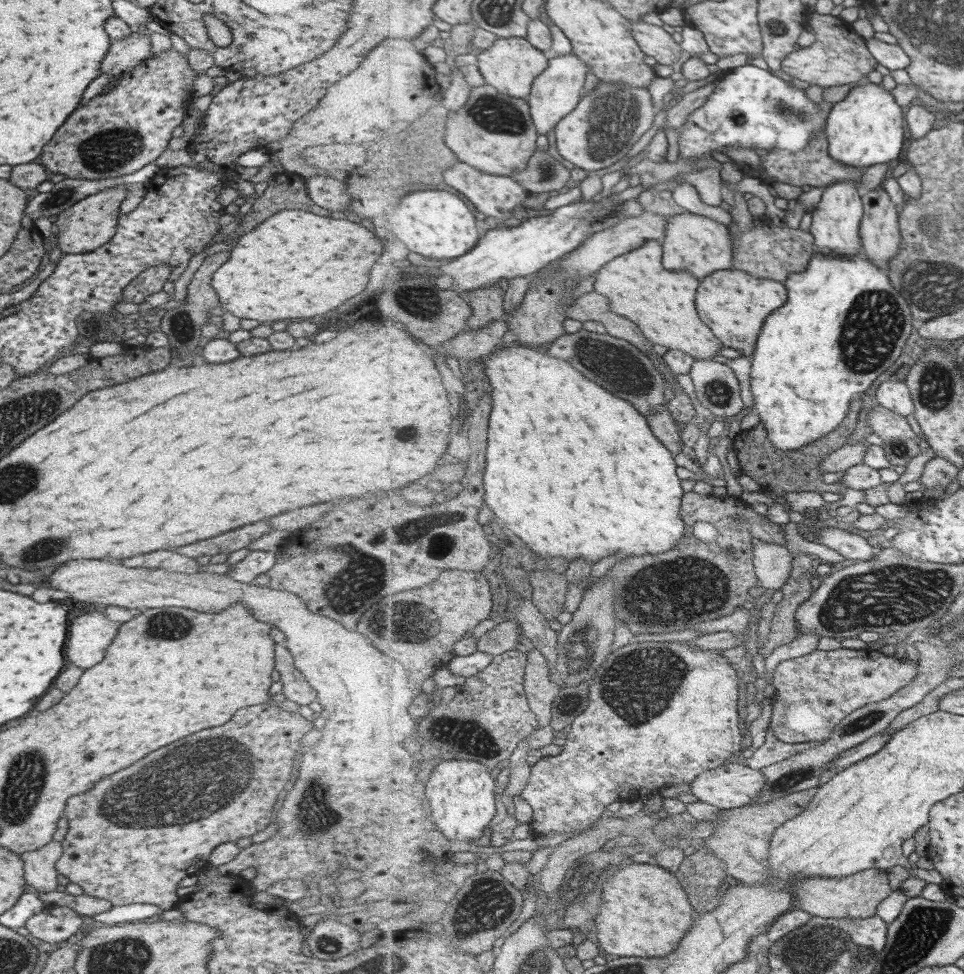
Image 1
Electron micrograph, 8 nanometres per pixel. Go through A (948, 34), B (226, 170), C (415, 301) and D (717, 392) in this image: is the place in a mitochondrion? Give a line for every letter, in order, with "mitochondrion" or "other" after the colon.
A: mitochondrion
B: other
C: mitochondrion
D: mitochondrion

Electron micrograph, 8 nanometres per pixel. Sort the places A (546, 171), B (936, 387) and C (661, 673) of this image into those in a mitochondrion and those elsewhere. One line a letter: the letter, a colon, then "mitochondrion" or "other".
A: mitochondrion
B: mitochondrion
C: mitochondrion

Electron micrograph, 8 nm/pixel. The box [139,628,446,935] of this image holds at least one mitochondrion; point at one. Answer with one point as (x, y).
(313, 815)

